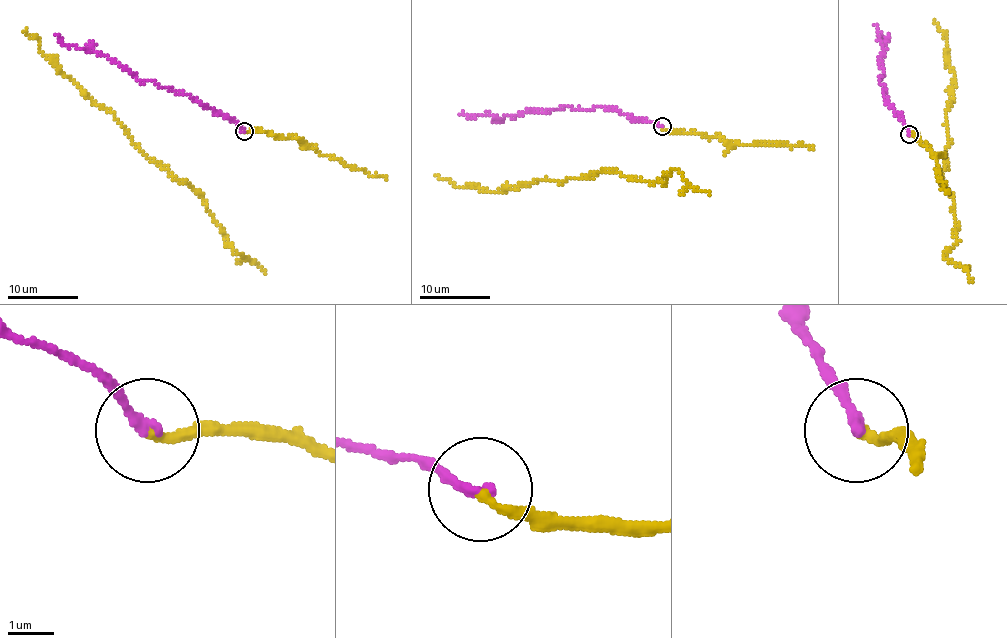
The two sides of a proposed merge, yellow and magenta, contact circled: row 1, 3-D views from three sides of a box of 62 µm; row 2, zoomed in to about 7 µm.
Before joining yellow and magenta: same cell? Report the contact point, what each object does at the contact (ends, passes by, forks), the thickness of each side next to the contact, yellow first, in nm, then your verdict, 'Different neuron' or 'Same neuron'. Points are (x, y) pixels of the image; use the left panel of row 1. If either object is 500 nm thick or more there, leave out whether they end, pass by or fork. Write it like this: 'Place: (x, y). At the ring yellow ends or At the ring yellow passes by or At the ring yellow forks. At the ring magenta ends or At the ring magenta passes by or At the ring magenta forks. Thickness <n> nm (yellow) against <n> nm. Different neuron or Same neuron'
Place: (244, 131). At the ring yellow ends. At the ring magenta ends. Thickness 200 nm (yellow) against 240 nm. Same neuron

